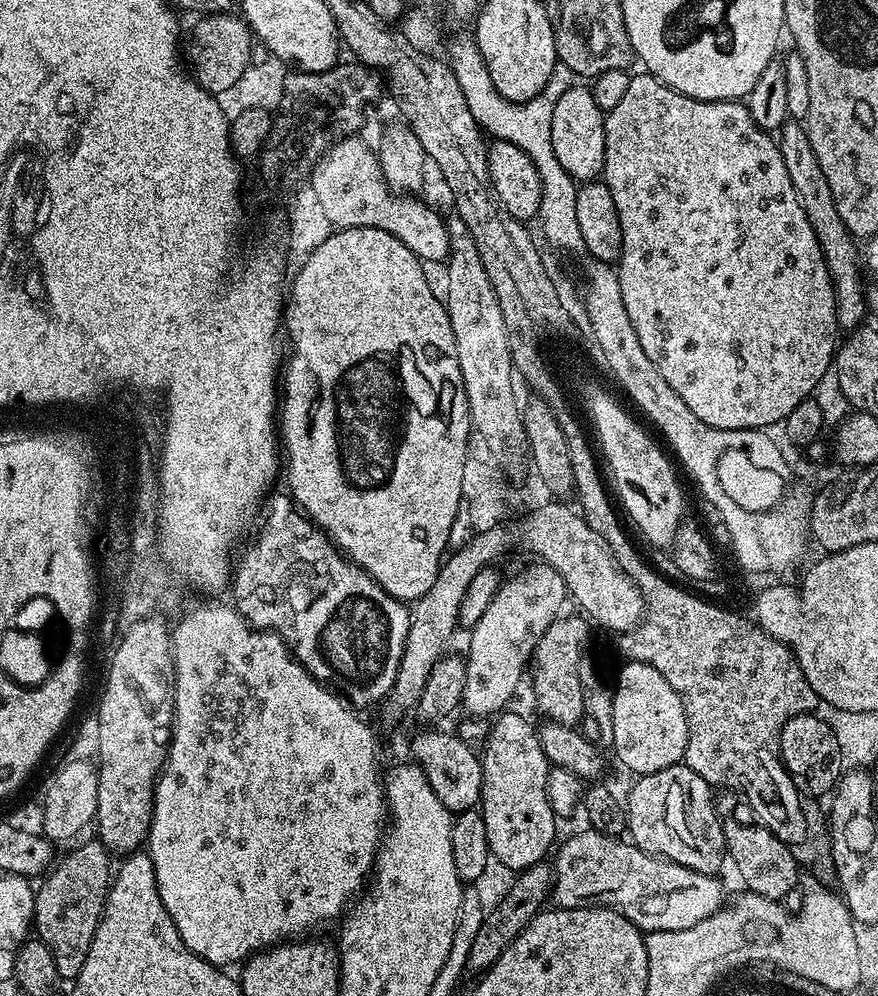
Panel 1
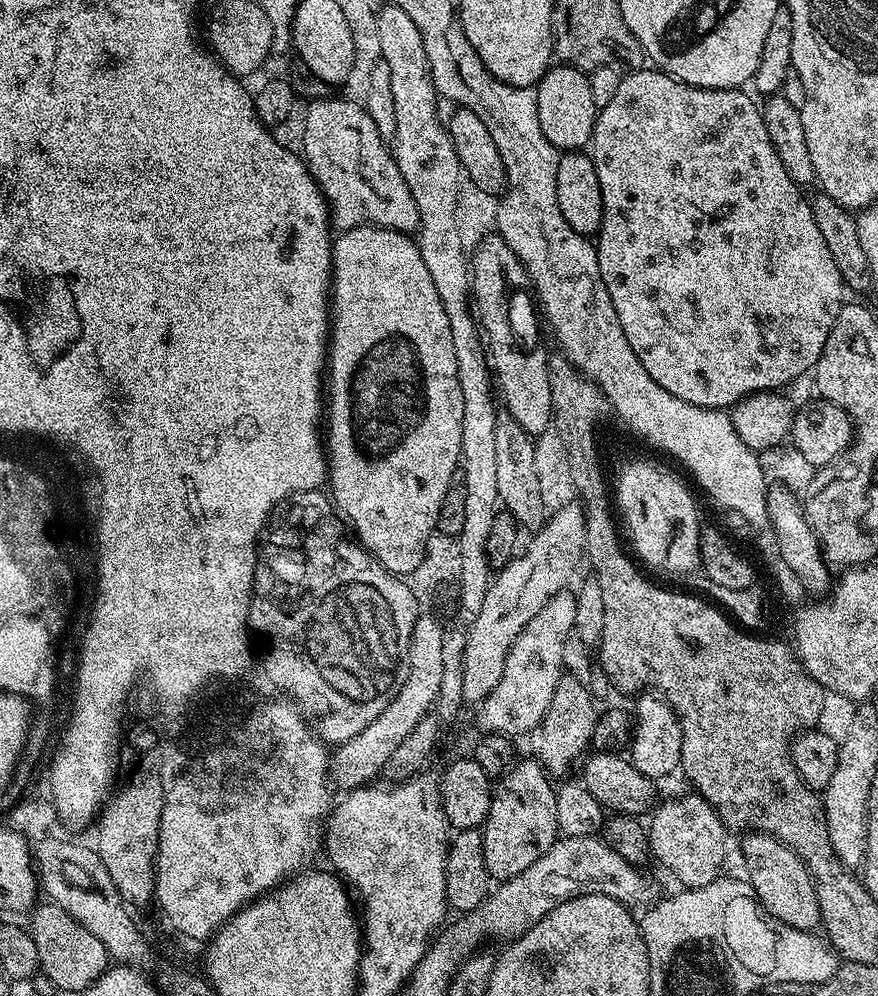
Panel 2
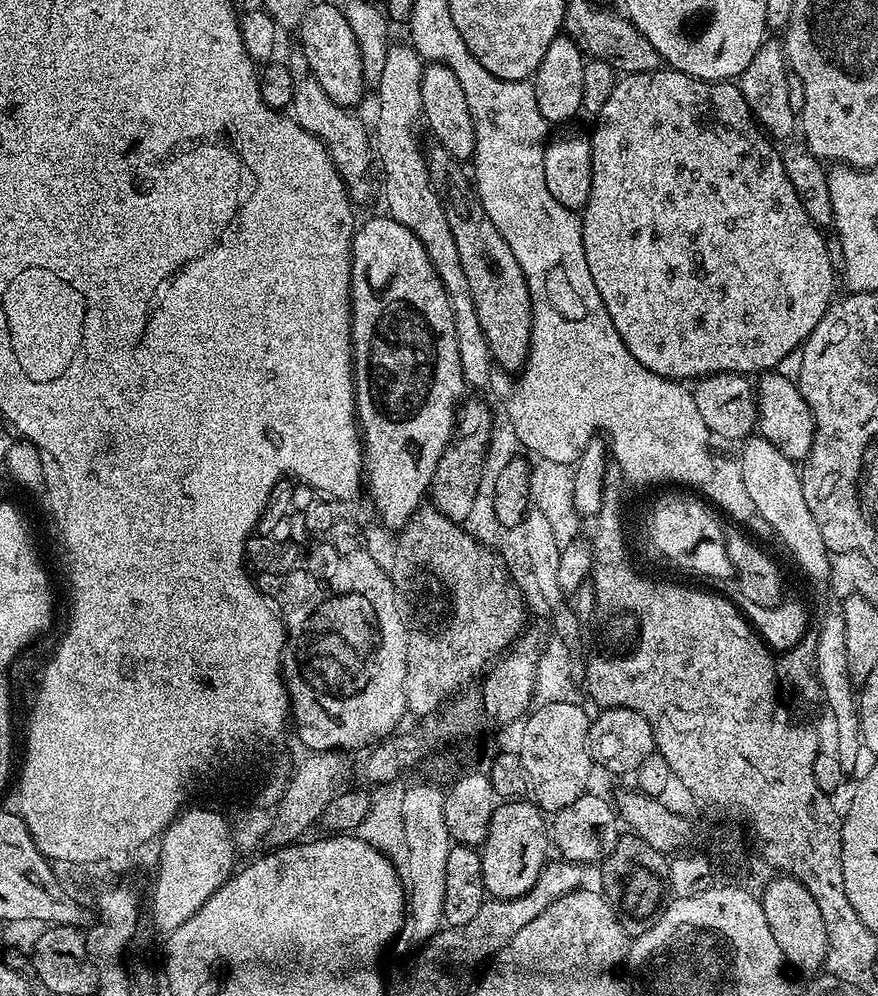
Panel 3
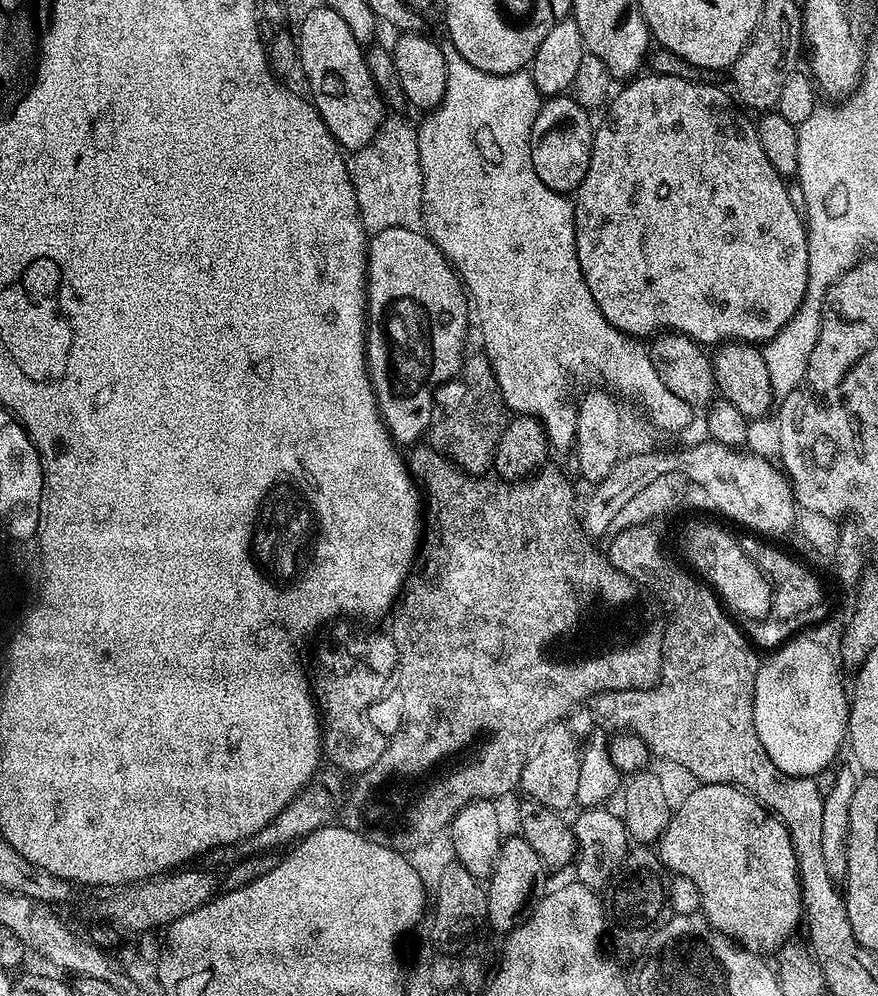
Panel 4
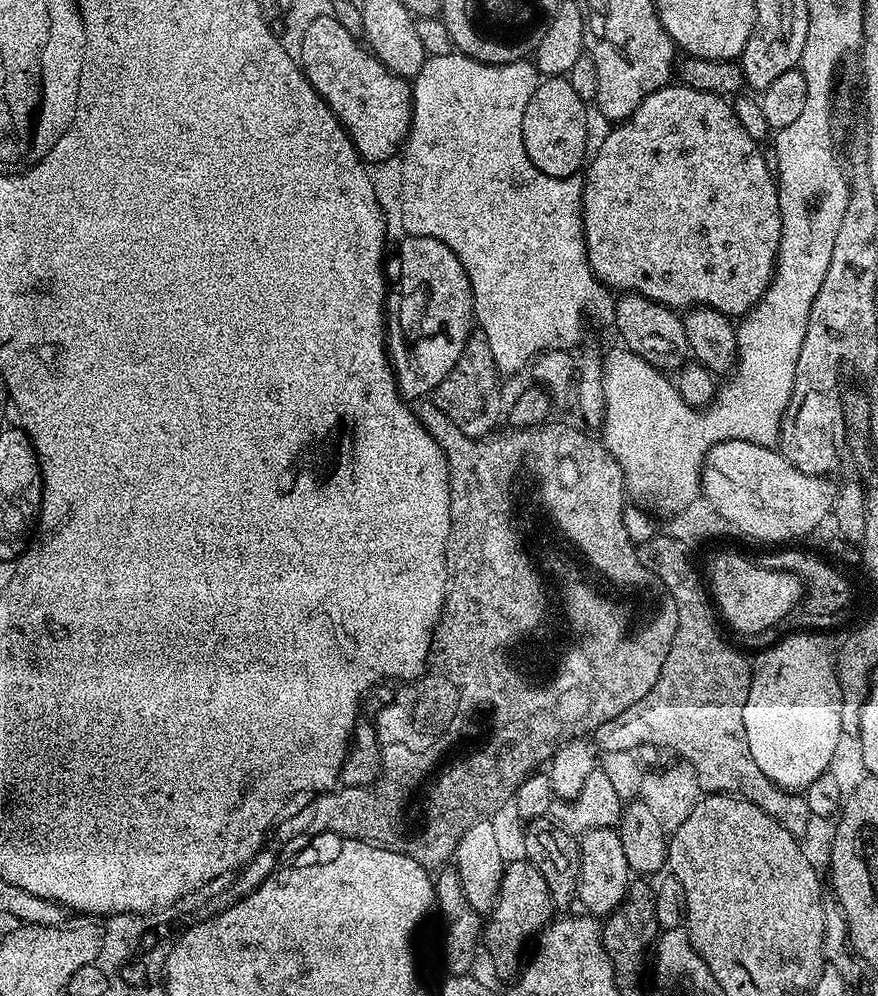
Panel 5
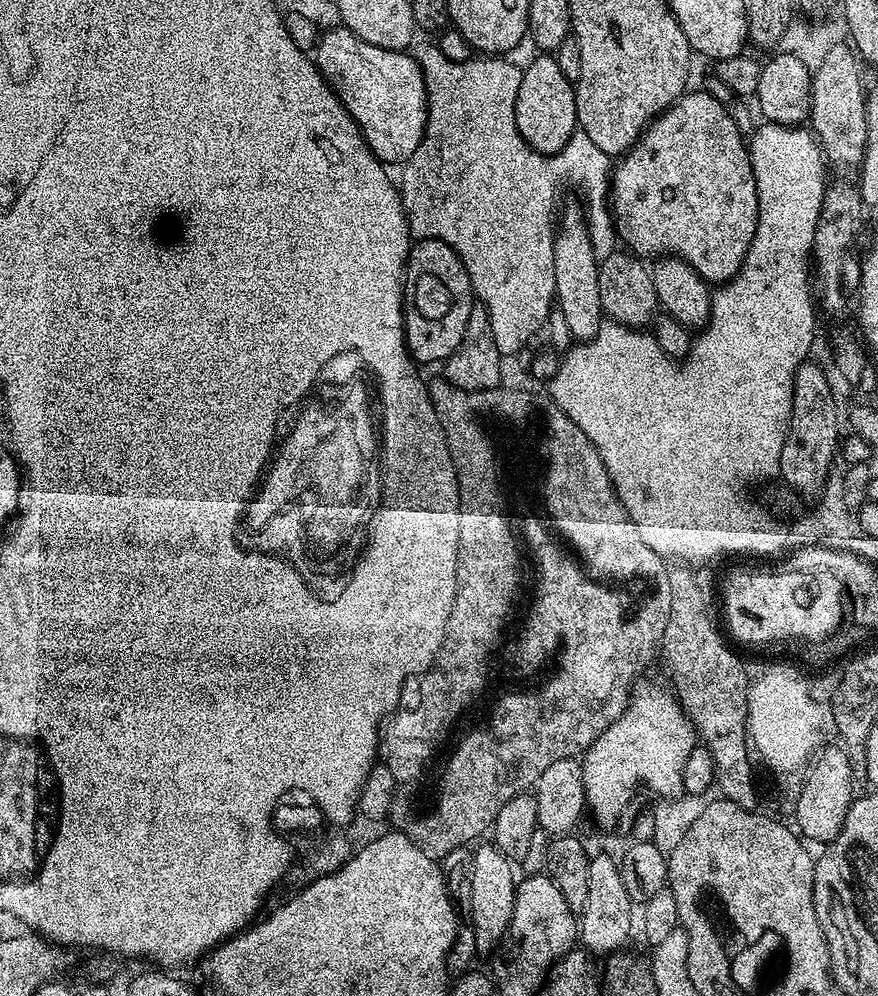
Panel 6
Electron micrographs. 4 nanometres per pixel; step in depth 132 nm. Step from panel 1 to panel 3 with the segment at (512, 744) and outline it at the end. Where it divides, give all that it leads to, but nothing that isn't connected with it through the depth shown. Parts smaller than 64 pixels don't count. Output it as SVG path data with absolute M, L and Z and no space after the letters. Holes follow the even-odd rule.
M508 798L497 803L490 818L488 837L479 849L485 893L494 900L513 900L526 894L538 882L540 871L549 859L548 844L550 848L550 824L539 804L528 798Z

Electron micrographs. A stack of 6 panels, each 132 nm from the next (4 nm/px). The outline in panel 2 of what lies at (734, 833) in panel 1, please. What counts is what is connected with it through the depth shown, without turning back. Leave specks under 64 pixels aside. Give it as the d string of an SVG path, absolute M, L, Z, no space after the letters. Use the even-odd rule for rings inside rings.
M750 832L745 836L742 842L745 875L765 913L794 929L817 929L821 923L817 892L802 860L768 833Z

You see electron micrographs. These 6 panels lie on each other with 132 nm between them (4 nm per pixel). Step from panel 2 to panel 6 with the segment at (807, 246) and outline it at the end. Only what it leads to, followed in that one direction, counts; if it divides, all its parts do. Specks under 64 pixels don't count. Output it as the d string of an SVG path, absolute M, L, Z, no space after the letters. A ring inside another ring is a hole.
M703 90L685 91L684 95L676 101L675 104L657 116L655 121L648 125L637 140L634 147L628 149L623 156L615 161L612 169L612 179L610 181L610 203L612 206L612 214L614 217L614 227L618 233L619 239L624 240L629 249L635 255L641 258L664 258L672 257L684 260L692 267L703 280L711 282L713 285L719 286L732 279L740 268L744 265L744 255L748 253L750 242L756 233L758 226L758 218L760 217L760 191L756 188L756 179L754 178L754 170L750 162L750 154L748 153L748 145L746 136L740 133L740 128L736 125L734 117L728 113L729 109L722 102L718 102L710 93Z

